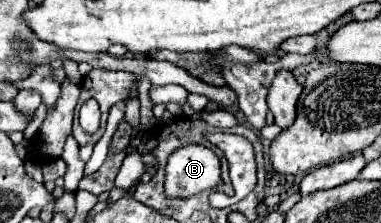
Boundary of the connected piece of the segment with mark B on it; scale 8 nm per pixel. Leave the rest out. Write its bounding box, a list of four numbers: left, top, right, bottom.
[165,146,221,198]

